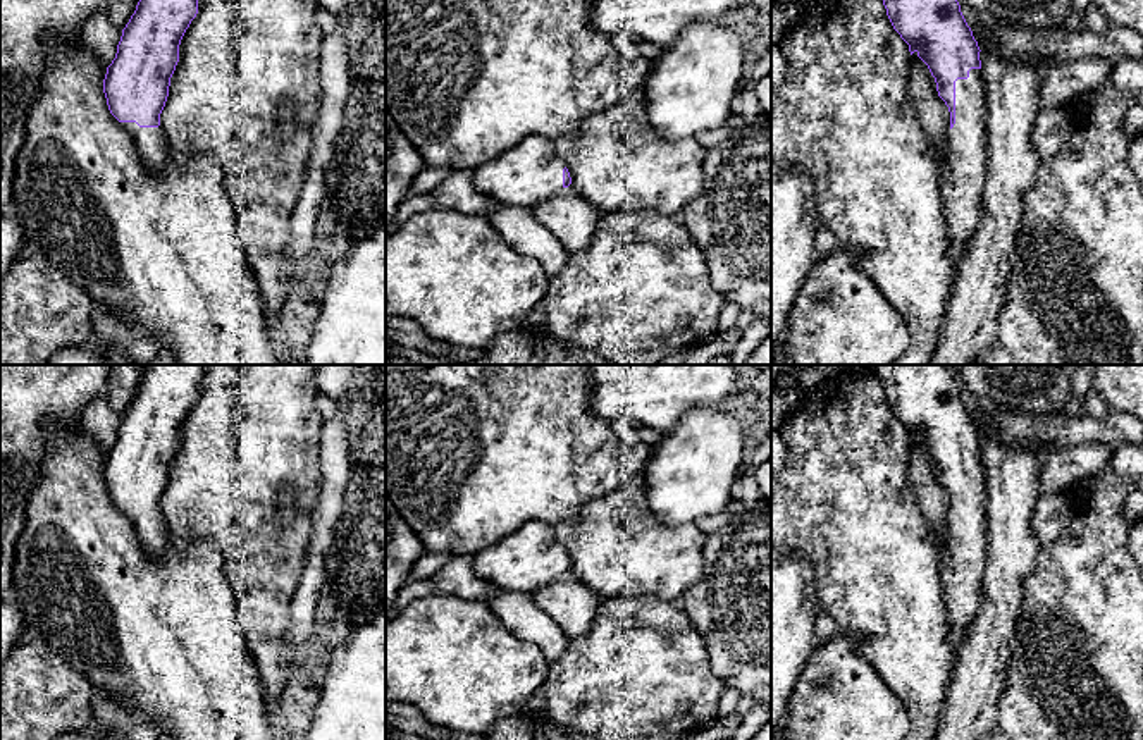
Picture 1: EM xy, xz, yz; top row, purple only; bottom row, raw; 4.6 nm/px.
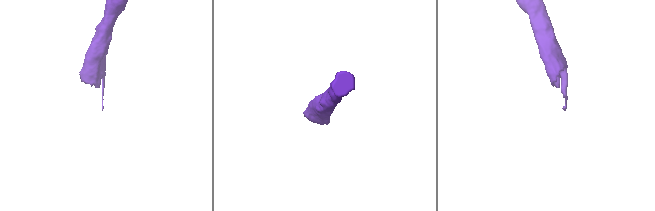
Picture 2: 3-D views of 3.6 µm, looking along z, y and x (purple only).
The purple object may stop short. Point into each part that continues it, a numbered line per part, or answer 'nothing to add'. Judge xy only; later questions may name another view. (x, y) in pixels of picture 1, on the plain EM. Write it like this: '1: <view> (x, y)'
1: xy (152, 530)

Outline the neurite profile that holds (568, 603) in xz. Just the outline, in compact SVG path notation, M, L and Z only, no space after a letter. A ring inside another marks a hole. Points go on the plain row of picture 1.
M572 571L532 594L544 611L572 640L589 632L602 597L584 585Z

